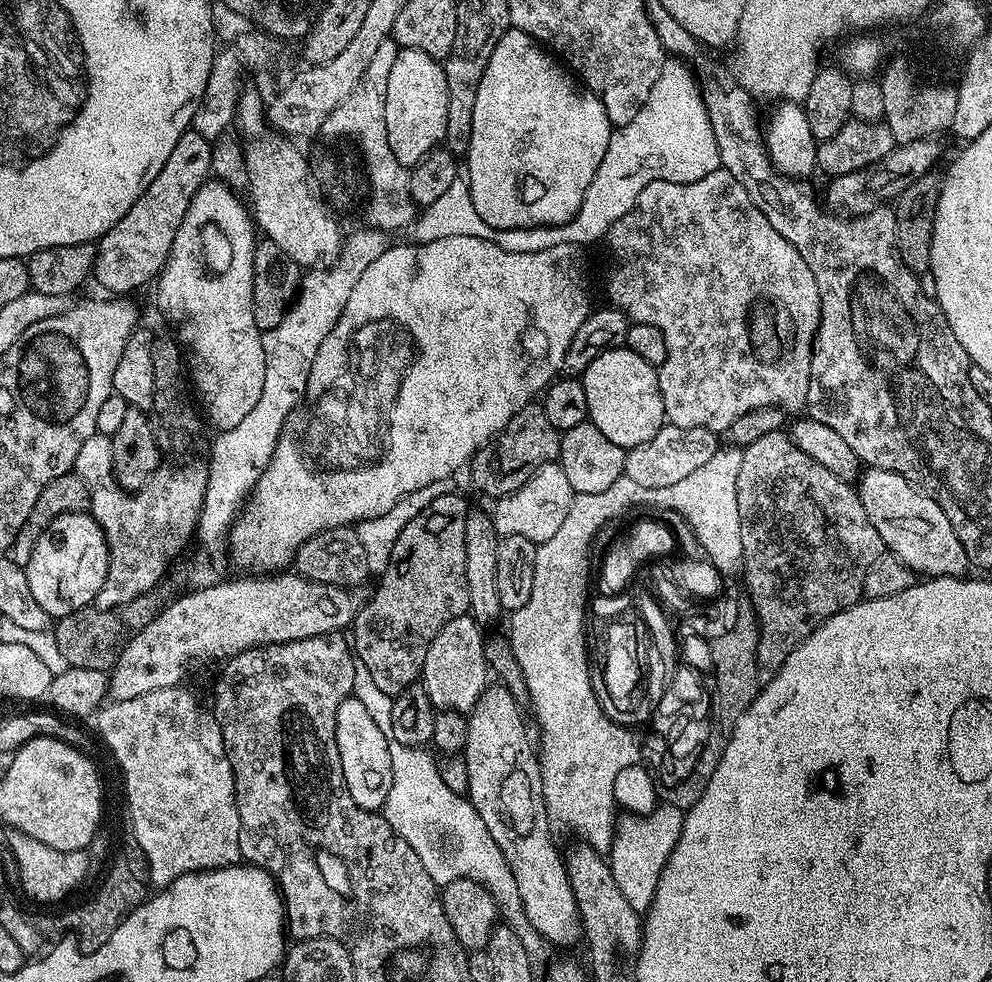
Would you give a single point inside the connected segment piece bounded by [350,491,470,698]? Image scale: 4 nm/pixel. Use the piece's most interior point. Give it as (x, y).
(424, 584)

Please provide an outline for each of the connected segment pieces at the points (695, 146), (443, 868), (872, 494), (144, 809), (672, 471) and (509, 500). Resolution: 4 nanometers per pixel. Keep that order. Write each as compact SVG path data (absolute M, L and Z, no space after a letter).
M668 58L658 74L658 82L654 82L654 90L650 90L648 101L638 109L631 122L619 125L613 131L610 146L606 146L606 158L602 158L598 170L594 170L594 178L590 186L586 186L582 206L567 224L495 228L480 217L478 210L474 210L467 179L458 178L446 189L442 198L427 205L417 215L410 232L411 239L425 244L438 242L438 238L466 234L470 238L494 242L502 246L502 250L510 250L510 254L538 254L538 250L550 250L550 246L563 244L587 246L607 237L608 227L632 209L638 194L650 182L698 182L698 178L706 178L706 174L715 170L719 159L714 130L710 130L708 115L700 102L700 85L691 67L679 58Z
M395 742L389 743L388 749L392 777L382 814L386 822L390 822L394 834L414 849L422 866L426 866L426 874L434 878L437 886L465 878L481 884L494 898L499 915L508 919L505 920L507 927L513 928L518 938L522 938L522 946L526 946L530 954L536 954L542 941L526 918L514 874L502 850L498 850L498 842L490 838L482 814L474 810L467 796L454 794L454 790L449 790L446 782L442 782L437 757L431 751L428 753L424 748L411 748Z
M868 468L859 473L858 491L862 510L866 510L866 518L870 518L874 530L878 530L885 549L910 566L913 572L931 578L964 576L969 571L966 550L962 550L954 526L950 526L950 518L946 518L942 506L938 506L934 498L920 491L915 484L896 472Z
M185 686L163 688L162 690L150 690L150 694L138 694L138 698L126 698L125 700L112 700L105 703L95 713L96 728L104 739L106 747L112 751L120 772L124 775L124 796L128 799L128 816L132 819L130 834L139 846L142 846L142 854L146 854L149 863L149 878L157 889L168 887L178 878L182 878L191 872L209 872L212 868L229 868L232 864L241 863L240 847L238 846L238 834L240 823L238 822L238 810L236 809L236 791L234 790L234 774L230 766L230 758L224 749L222 730L215 715L207 707L200 705L200 700Z
M665 423L663 428L650 438L650 442L642 442L642 446L634 446L624 453L624 475L630 478L632 484L643 488L657 488L658 486L674 486L681 478L686 478L694 470L700 469L709 458L714 458L718 447L717 433L705 428L679 428L670 423Z
M553 462L542 466L522 486L518 486L518 490L495 501L496 509L491 509L490 515L496 532L500 537L530 538L534 545L546 542L546 538L554 538L562 522L566 522L566 513L570 511L573 495L570 481L567 480L560 463Z

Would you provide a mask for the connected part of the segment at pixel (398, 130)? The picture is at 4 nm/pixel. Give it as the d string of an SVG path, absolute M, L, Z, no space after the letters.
M400 48L394 58L394 66L390 69L390 78L386 82L386 142L390 142L390 150L394 150L394 158L398 158L401 166L411 169L427 152L443 141L446 134L446 74L444 65L439 60L430 58L430 54L422 54L422 50Z

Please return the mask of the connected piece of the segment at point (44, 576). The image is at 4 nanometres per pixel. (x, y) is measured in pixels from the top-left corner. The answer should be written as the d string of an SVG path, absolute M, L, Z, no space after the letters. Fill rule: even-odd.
M87 511L54 518L34 542L34 554L24 568L34 599L46 614L59 618L89 607L95 601L108 573L108 543L102 526Z

